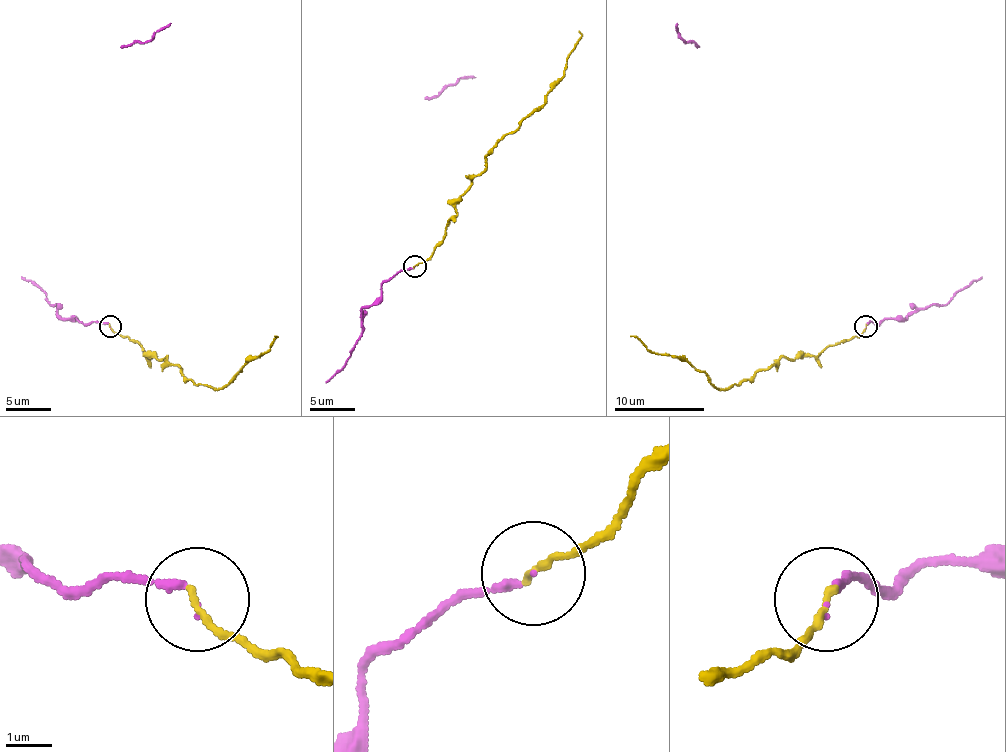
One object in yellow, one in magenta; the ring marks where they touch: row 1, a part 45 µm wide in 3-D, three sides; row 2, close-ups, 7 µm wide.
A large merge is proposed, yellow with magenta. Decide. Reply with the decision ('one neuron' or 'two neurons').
one neuron

